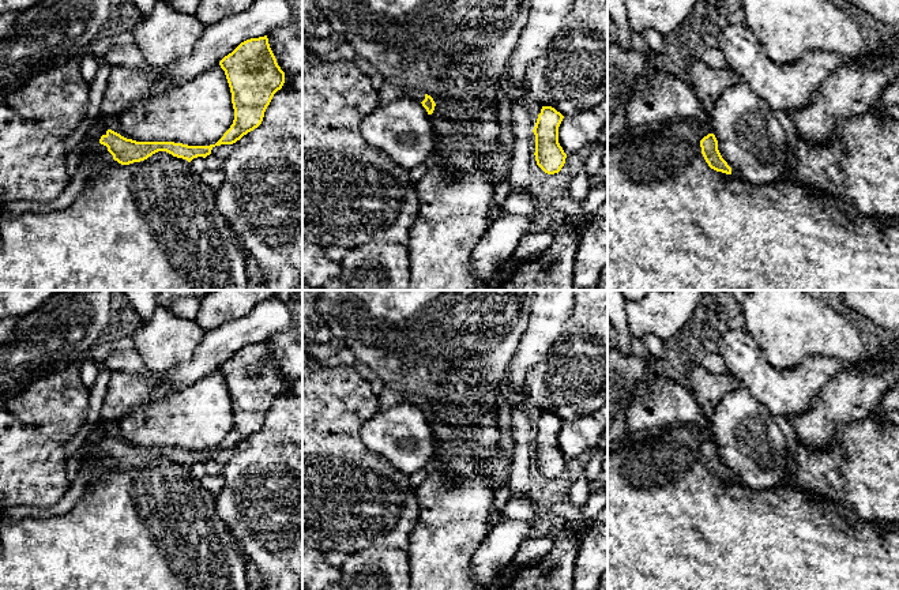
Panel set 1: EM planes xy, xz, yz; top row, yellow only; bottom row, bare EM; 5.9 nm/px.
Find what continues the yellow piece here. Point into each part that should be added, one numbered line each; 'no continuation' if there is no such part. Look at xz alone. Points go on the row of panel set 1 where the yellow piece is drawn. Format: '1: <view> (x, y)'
1: xz (387, 93)

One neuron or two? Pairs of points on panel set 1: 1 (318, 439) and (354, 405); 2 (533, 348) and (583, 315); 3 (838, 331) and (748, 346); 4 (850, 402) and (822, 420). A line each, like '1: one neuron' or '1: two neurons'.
1: one neuron
2: two neurons
3: two neurons
4: one neuron

